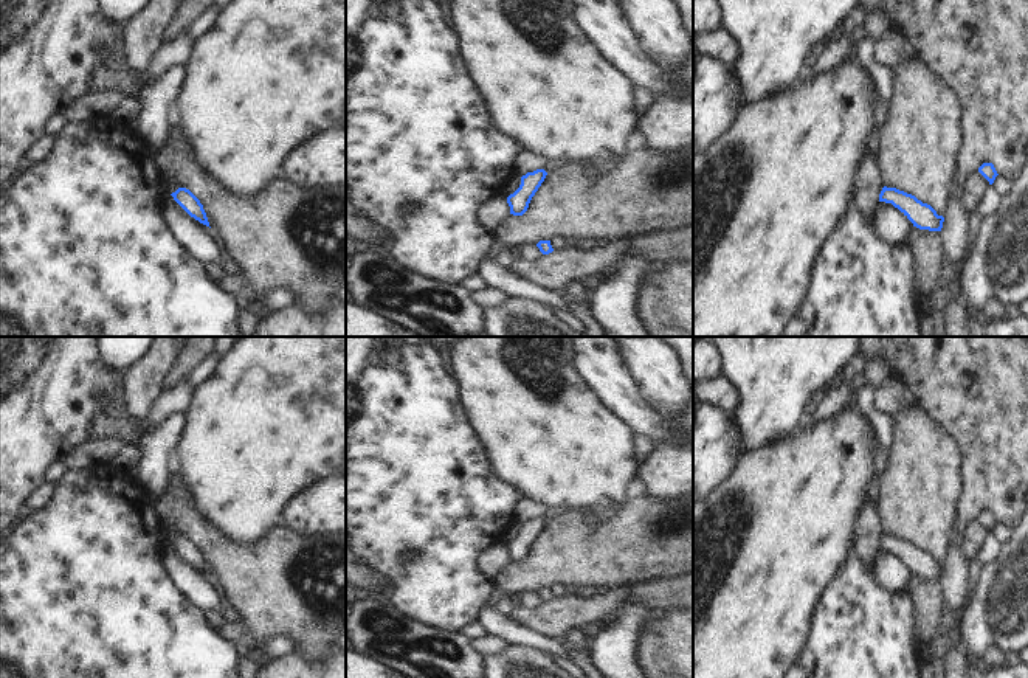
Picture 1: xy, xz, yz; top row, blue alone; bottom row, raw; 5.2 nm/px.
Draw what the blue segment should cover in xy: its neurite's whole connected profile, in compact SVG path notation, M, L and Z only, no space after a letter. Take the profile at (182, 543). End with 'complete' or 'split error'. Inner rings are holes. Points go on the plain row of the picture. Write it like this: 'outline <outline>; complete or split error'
outline M178 535L175 540L171 541L174 548L195 568L209 574L206 560L200 548L186 535Z; complete

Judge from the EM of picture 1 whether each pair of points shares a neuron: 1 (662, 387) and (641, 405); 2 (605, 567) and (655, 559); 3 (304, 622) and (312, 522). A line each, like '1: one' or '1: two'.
1: two
2: one
3: two

